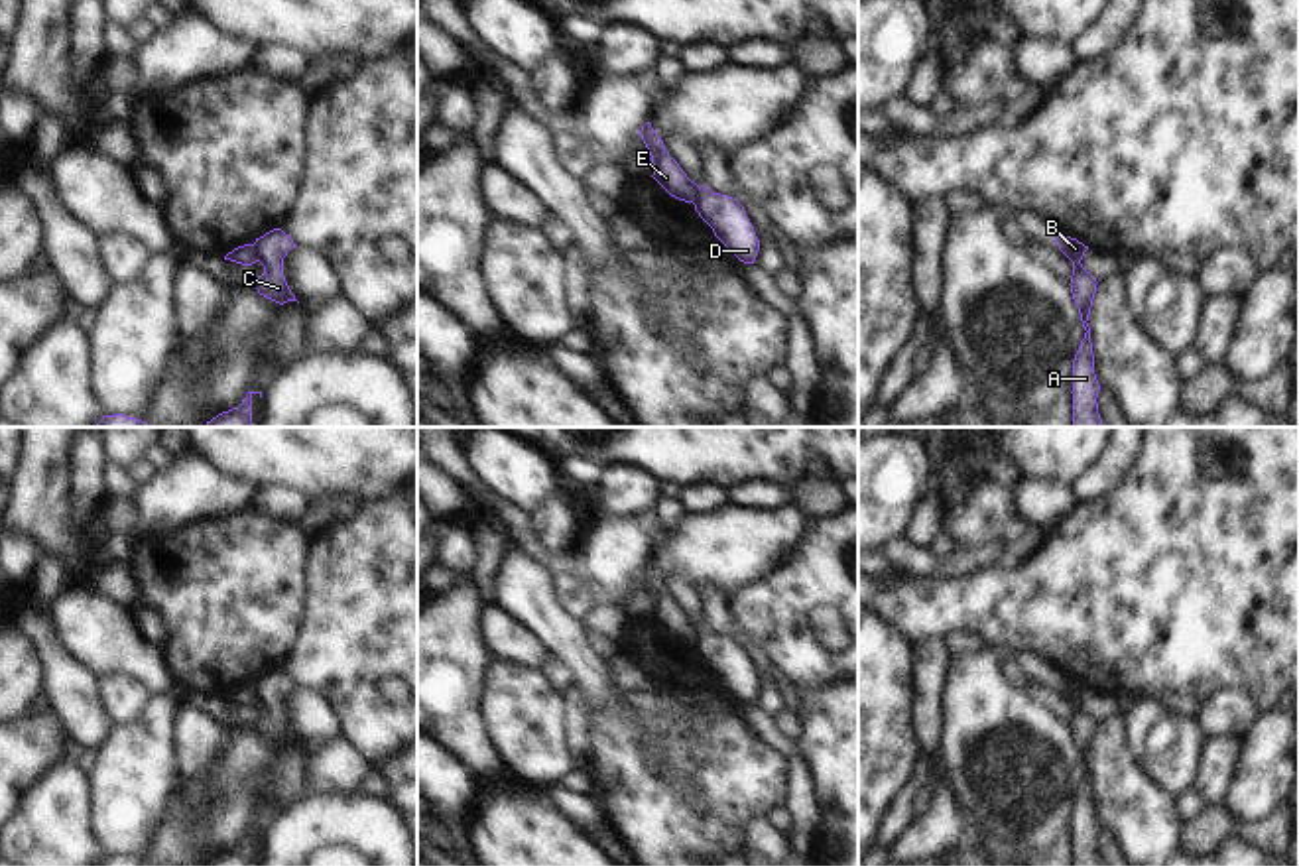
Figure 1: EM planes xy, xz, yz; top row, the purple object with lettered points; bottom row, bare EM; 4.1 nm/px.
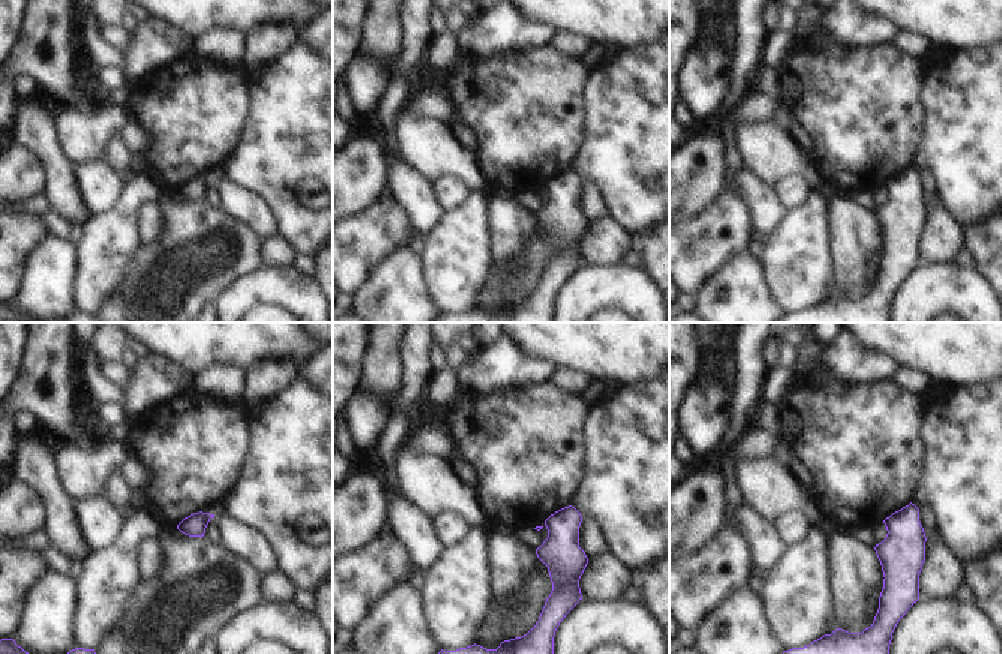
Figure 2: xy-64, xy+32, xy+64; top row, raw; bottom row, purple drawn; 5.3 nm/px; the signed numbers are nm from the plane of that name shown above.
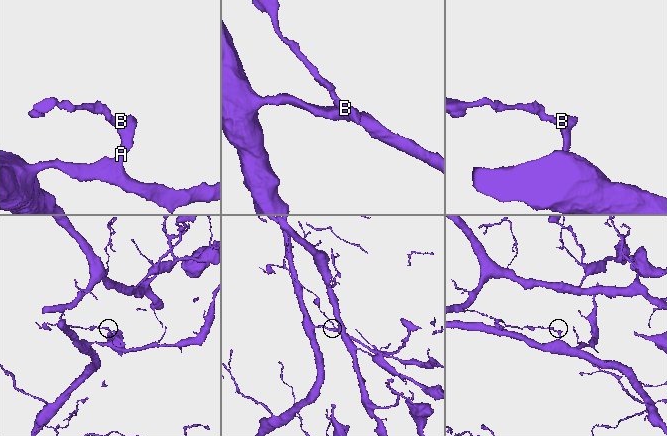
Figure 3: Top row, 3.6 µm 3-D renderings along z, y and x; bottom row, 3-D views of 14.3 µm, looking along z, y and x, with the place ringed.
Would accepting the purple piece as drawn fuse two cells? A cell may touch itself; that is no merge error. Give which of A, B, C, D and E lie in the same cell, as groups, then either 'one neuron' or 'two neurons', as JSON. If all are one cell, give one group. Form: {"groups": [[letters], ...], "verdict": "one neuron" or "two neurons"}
{"groups": [["A", "B", "C", "D"], ["E"]], "verdict": "two neurons"}

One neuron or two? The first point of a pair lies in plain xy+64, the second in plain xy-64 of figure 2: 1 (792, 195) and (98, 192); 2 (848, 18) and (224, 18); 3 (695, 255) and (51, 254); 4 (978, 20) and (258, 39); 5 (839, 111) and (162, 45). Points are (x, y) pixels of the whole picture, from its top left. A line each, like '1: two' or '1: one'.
1: one
2: two
3: two
4: two
5: two

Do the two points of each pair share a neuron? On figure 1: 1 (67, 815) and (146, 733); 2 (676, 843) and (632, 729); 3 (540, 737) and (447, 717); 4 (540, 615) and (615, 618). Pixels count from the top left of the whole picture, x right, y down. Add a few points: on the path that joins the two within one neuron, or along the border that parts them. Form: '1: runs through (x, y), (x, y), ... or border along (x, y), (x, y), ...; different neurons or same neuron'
1: border along (85, 774), (91, 829), (97, 839); different neurons
2: runs through (648, 815), (632, 786), (632, 756); same neuron
3: border along (485, 678), (483, 725), (506, 766); different neurons
4: border along (579, 620), (605, 654); different neurons

